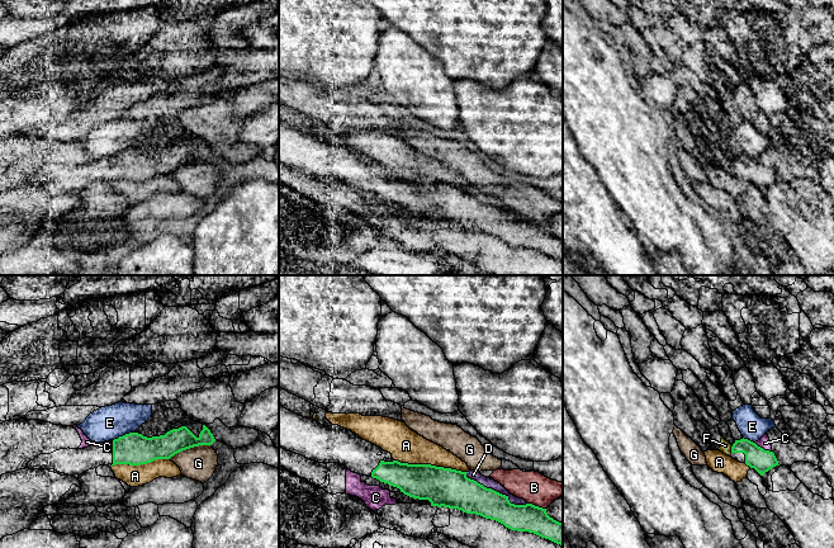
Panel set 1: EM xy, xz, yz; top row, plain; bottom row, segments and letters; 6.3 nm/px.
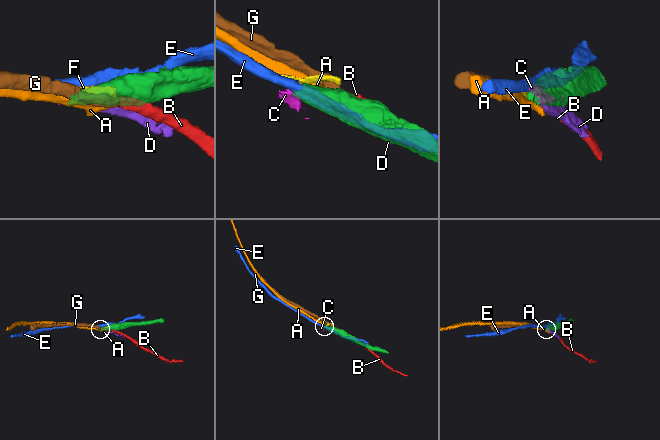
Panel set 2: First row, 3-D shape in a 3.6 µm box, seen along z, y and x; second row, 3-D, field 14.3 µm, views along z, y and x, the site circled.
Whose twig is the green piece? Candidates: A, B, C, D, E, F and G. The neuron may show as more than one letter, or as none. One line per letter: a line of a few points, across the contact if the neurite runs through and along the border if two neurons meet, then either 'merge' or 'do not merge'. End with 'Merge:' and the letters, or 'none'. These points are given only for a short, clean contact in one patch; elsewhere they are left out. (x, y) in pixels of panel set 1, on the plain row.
A: line xz (394, 175), (402, 179), (430, 179), (467, 188); do not merge
B: line xz (527, 218), (545, 225); do not merge
C: line yz (754, 159), (771, 168); do not merge
D: do not merge
E: do not merge
F: line yz (733, 161), (730, 168); do not merge
G: line xy (211, 160), (194, 161), (169, 174); do not merge
Merge: none

